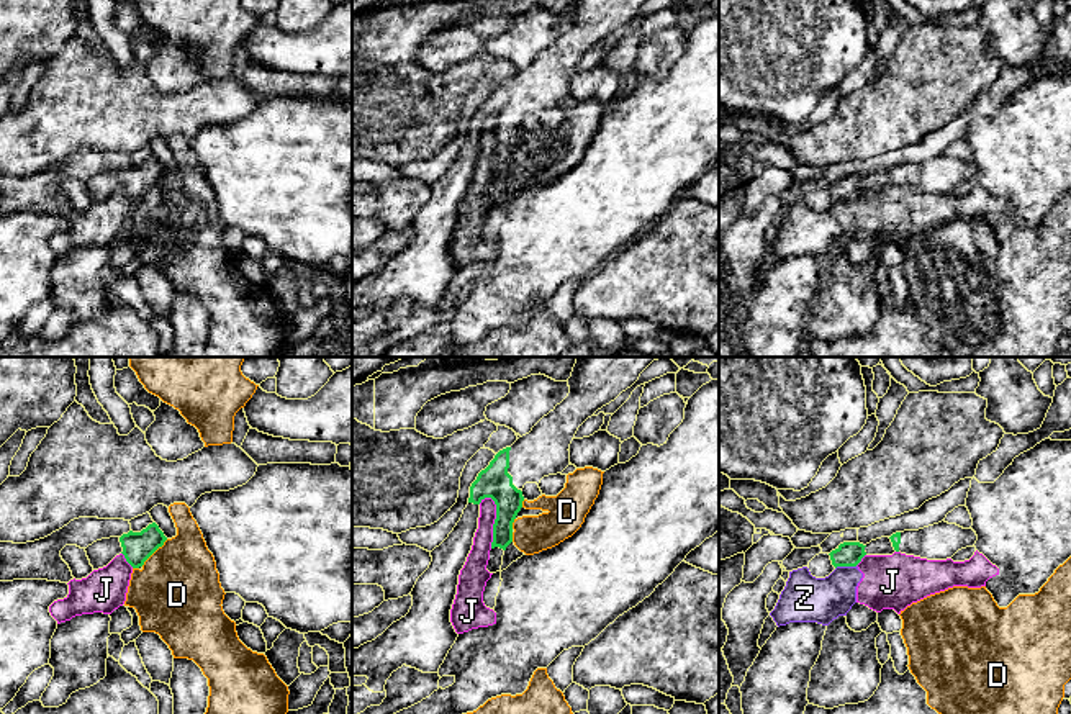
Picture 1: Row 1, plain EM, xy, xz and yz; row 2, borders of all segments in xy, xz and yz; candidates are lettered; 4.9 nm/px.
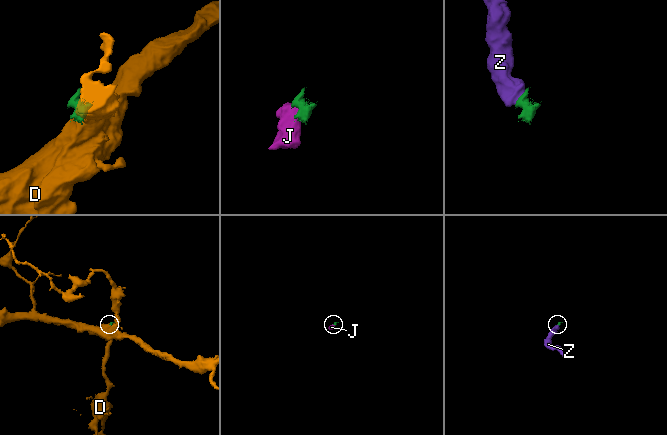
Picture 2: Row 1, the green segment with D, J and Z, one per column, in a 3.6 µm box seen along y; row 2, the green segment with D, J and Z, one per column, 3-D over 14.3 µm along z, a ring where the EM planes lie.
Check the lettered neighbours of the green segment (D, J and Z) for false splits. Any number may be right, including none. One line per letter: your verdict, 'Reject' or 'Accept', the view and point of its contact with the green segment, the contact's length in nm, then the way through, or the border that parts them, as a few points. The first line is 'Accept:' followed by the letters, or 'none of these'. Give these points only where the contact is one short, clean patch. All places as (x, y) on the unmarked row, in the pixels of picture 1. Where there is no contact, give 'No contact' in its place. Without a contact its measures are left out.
Accept: none of these
D: Reject. Touches green at xy (154, 184). Shared border 190 nm. Boundary: xy (167, 172), (141, 198)
J: Reject. Touches green at xz (495, 154). Shared border 260 nm. Boundary: xz (485, 130), (495, 138), (493, 174), (490, 180)
Z: Reject. Touches green at yz (845, 198). Shared border 110 nm. Boundary: yz (855, 198), (839, 198), (836, 202)

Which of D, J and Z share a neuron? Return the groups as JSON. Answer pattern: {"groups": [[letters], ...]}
{"groups": [["D"], ["J", "Z"]]}

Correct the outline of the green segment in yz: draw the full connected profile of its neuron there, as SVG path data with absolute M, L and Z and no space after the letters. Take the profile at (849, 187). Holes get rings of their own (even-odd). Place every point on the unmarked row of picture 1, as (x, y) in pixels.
M945 154L919 162L896 165L863 178L860 175L843 175L832 183L830 193L837 200L856 200L865 188L892 188L901 185L927 193L947 193L958 183L973 180L978 169L973 162L963 162Z

